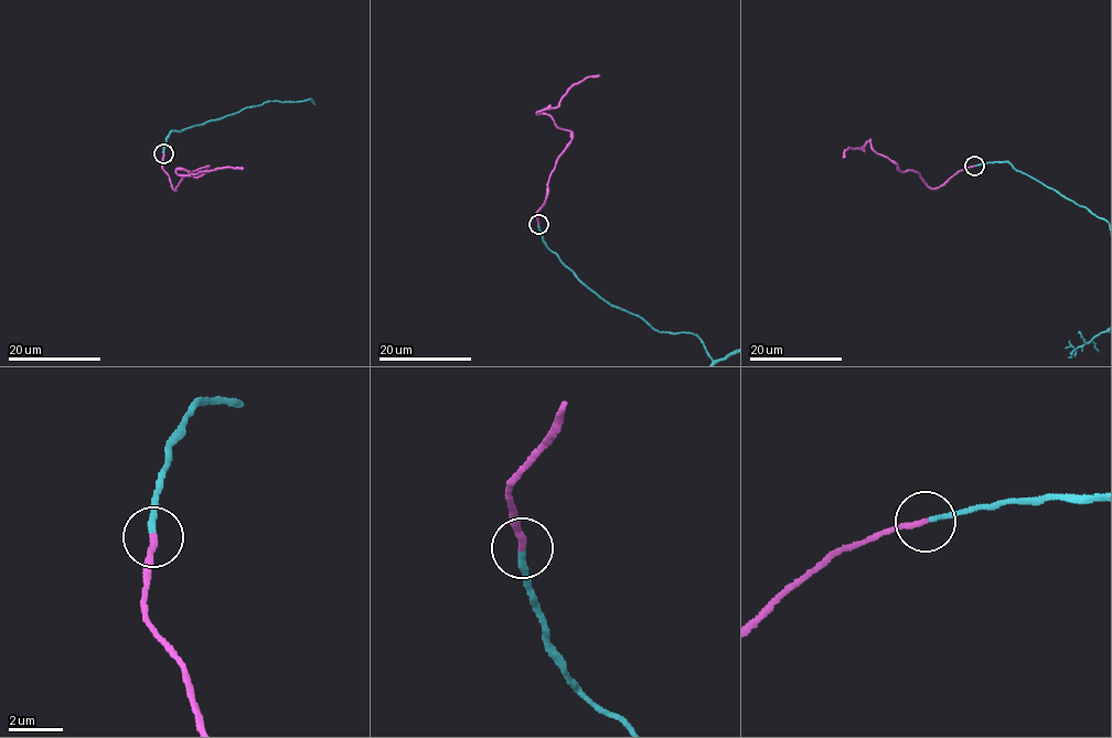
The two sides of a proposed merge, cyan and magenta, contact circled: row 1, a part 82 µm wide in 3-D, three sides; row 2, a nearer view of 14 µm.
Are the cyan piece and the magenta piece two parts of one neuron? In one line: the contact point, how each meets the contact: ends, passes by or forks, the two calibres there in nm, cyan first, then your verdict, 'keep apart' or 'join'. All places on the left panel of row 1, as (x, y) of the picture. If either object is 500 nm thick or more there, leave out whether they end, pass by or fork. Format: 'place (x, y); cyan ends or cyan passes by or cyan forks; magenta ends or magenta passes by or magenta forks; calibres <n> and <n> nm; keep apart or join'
place (163, 153); cyan ends; magenta ends; calibres 200 and 240 nm; join

